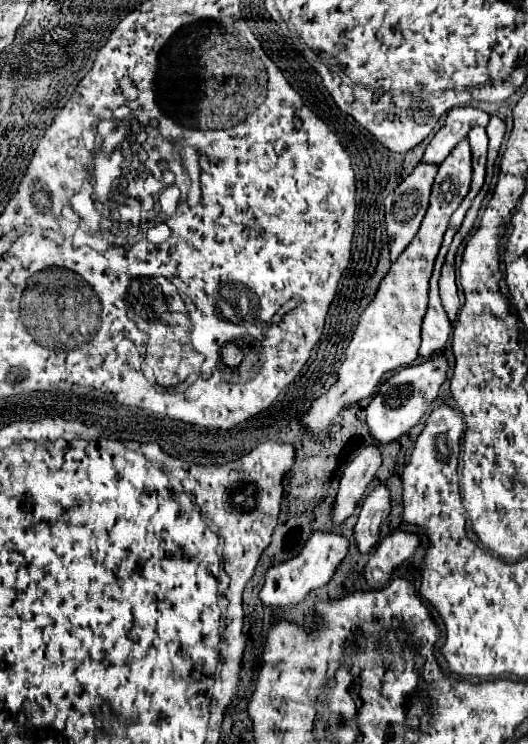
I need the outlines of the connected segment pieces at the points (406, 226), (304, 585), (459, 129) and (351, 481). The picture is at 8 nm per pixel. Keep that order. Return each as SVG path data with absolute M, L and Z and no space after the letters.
M419 163L409 177L405 177L399 187L385 199L385 217L387 217L387 233L389 233L389 249L391 249L391 261L395 261L405 247L411 243L411 239L415 237L421 219L425 217L425 211L429 207L429 195L431 195L431 185L437 173L437 165L427 165L427 163Z
M315 531L295 557L283 561L279 565L273 565L267 571L263 589L259 593L261 601L265 605L273 605L273 607L287 607L287 605L295 605L295 603L303 601L309 591L313 591L321 585L327 585L331 581L335 569L345 559L347 549L349 549L349 541L343 535Z
M453 107L447 113L445 125L435 133L435 137L431 139L431 143L425 149L423 161L427 163L441 163L451 149L467 137L469 129L475 125L487 125L489 123L489 113L485 113L483 109L477 107Z
M367 445L341 475L339 493L335 499L335 525L341 525L349 515L353 515L359 499L365 495L367 487L375 481L377 469L381 467L381 451L377 445Z

